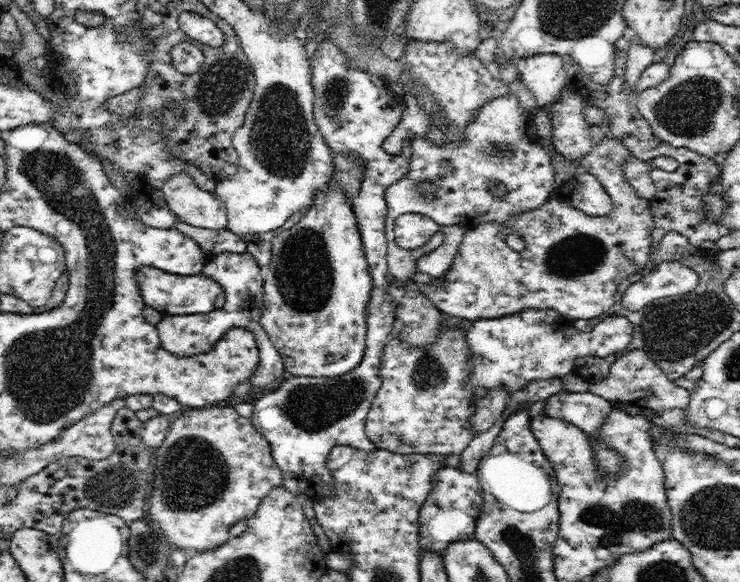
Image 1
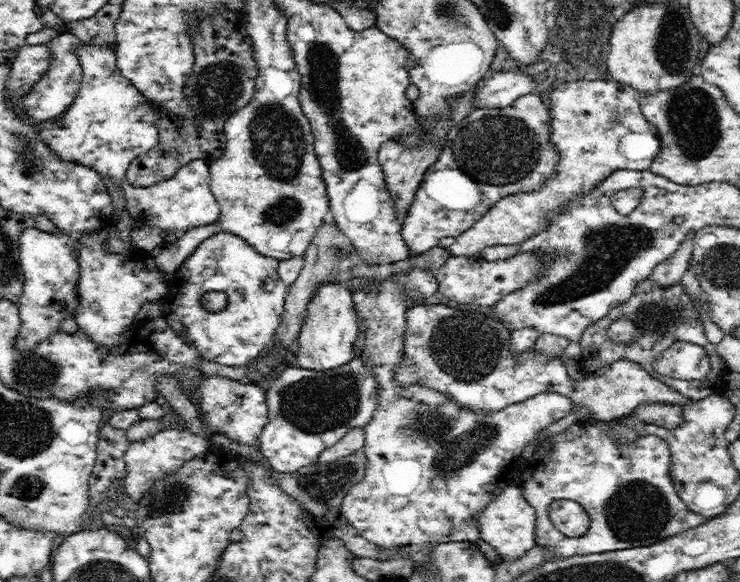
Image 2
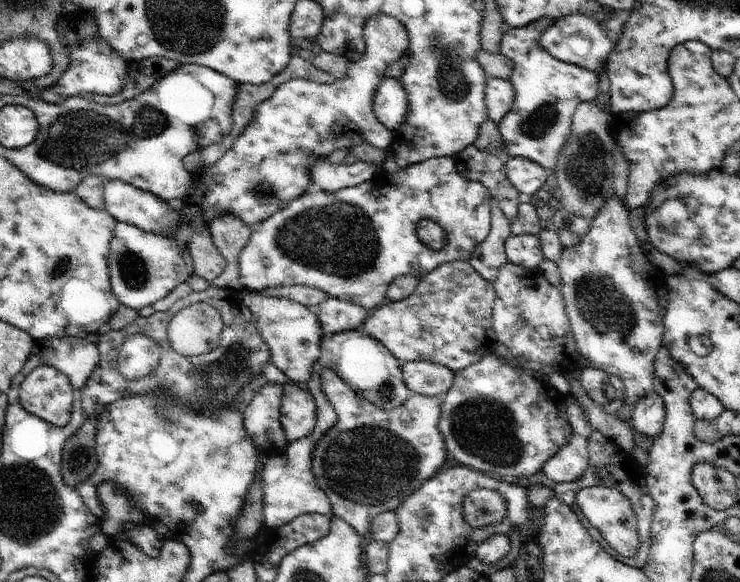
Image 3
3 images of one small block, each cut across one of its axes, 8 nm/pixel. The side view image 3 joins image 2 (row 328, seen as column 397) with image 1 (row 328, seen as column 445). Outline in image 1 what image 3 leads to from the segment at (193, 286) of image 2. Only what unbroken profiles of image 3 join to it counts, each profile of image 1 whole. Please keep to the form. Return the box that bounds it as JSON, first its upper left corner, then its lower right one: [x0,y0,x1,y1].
[157,250,285,386]

